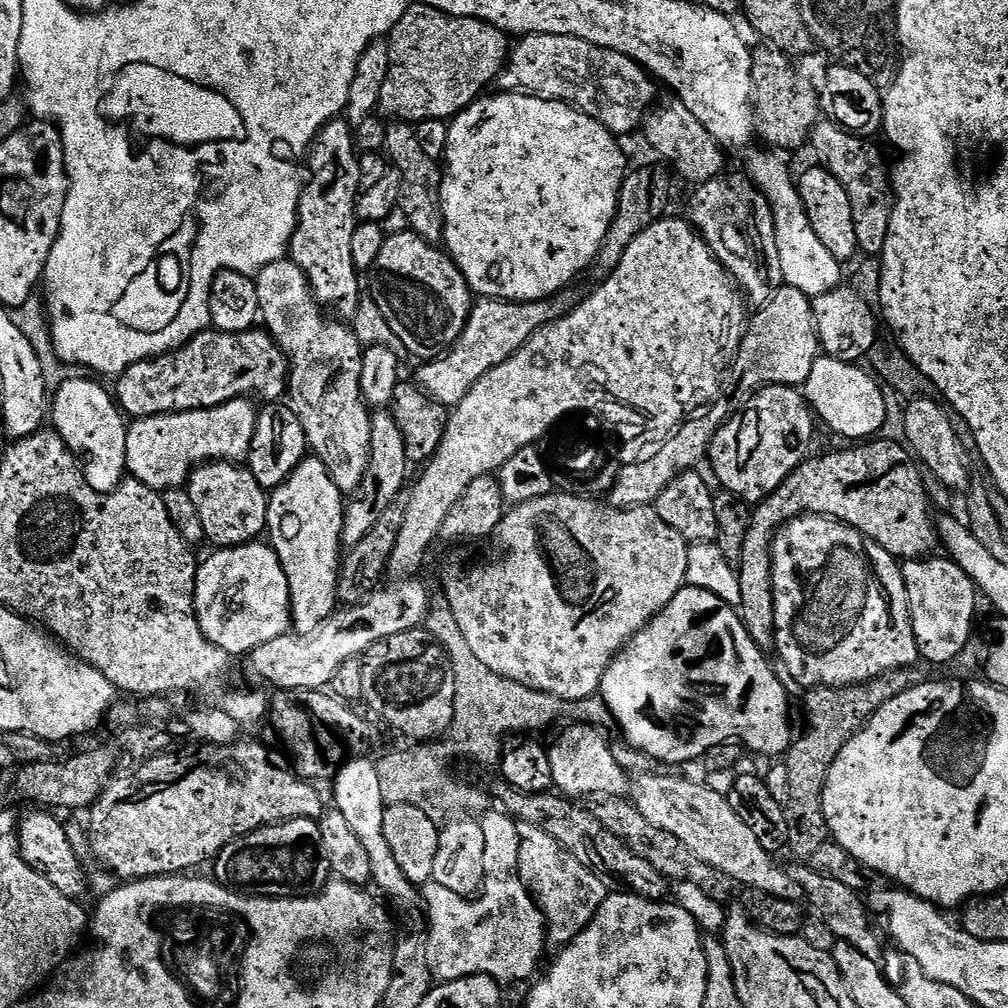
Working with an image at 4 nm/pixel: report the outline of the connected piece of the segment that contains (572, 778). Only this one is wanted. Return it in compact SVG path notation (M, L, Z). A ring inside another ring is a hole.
M573 722L566 727L547 749L550 760L552 782L555 789L569 798L581 798L586 794L596 792L606 796L625 797L632 788L631 777L628 778L625 770L608 748L607 742L603 738L604 734L597 728L592 728L588 724Z

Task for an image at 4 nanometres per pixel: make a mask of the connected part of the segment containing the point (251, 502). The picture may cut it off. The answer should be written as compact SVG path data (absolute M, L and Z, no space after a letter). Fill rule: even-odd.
M205 462L192 469L186 491L202 518L205 541L217 549L233 548L259 541L268 526L269 493L254 478L252 471L236 462Z

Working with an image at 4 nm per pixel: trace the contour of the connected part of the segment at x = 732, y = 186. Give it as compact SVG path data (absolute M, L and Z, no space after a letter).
M740 176L733 180L719 178L693 187L686 216L700 237L708 243L708 249L716 255L716 261L738 285L747 303L759 306L765 304L784 284L782 262L778 262L772 204L751 180Z

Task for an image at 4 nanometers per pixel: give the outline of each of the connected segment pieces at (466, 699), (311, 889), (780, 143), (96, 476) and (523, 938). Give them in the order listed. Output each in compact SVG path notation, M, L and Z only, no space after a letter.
M446 606L440 608L433 607L428 613L426 630L434 639L444 647L448 653L449 661L452 665L454 682L456 683L456 693L454 694L454 717L458 718L458 728L460 724L460 752L470 760L477 760L480 764L501 763L502 747L500 743L504 740L507 732L536 732L539 728L544 728L570 708L569 701L551 696L545 692L539 692L536 688L526 686L522 682L514 682L502 674L494 674L490 666L485 666L474 650L470 650L470 645L466 643L466 638L462 635L462 630L458 630L458 618Z
M285 820L283 824L274 824L267 828L260 828L243 838L231 840L220 853L214 858L214 865L216 864L215 879L219 883L233 889L233 890L247 890L249 893L258 896L307 896L315 893L317 890L324 887L330 880L330 869L328 866L328 859L324 853L322 846L322 834L320 833L320 825L314 820Z
M766 44L753 47L751 78L753 82L753 115L756 118L757 135L772 148L791 152L811 139L814 125L818 124L822 109L816 86L791 66L791 59L781 50Z
M73 376L53 395L50 406L53 429L73 455L81 459L86 482L99 493L110 493L123 483L127 473L126 438L127 421L115 397L94 380Z
M489 875L480 885L475 898L454 894L454 890L447 889L433 879L419 885L419 890L426 909L426 963L437 981L461 980L467 976L490 976L497 982L531 981L537 975L540 947L546 944L546 921L519 875Z

